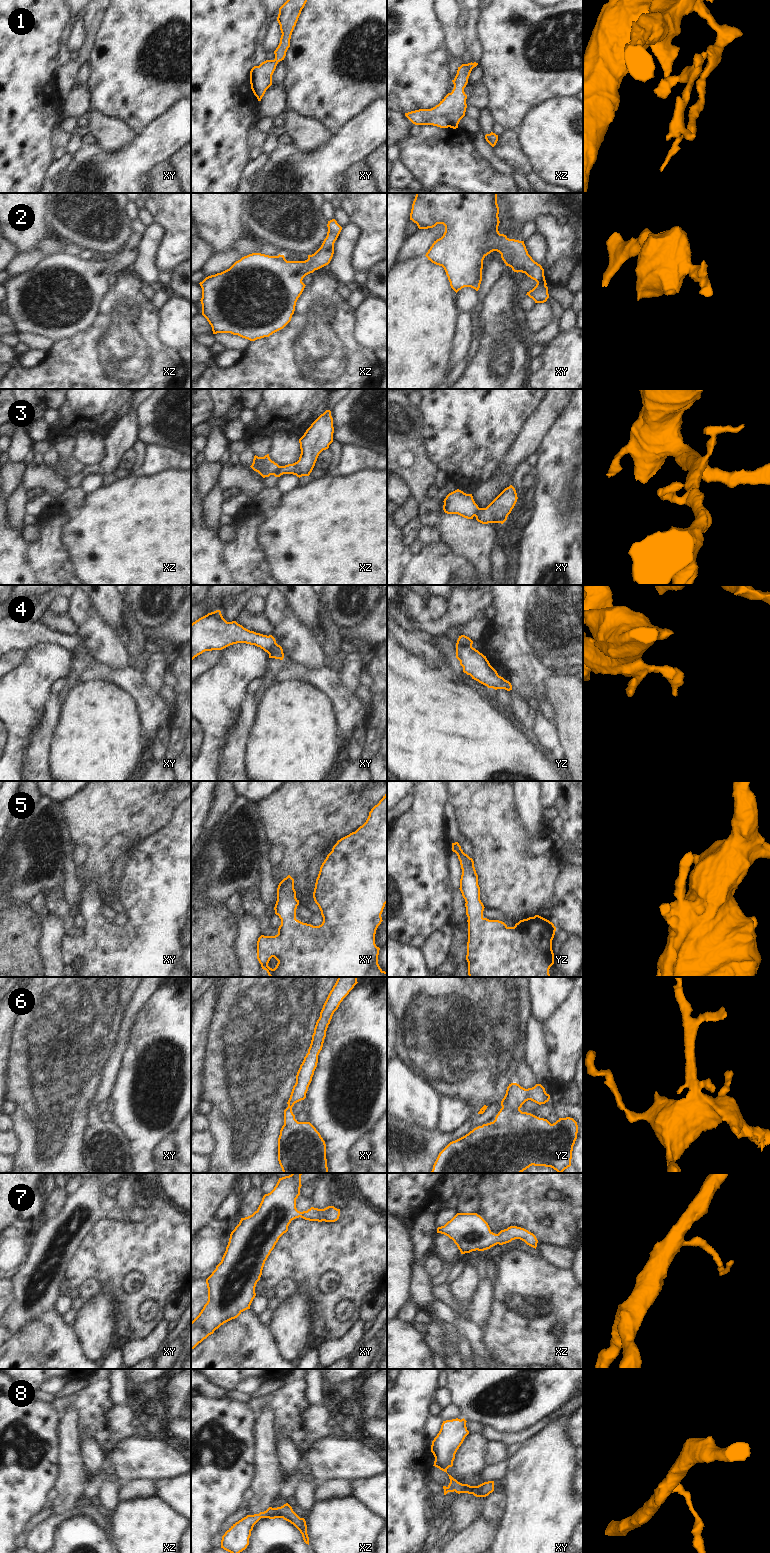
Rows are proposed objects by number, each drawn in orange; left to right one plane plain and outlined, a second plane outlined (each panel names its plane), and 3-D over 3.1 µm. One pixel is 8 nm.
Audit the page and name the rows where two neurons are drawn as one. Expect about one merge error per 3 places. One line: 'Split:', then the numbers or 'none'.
Split: 3, 4.

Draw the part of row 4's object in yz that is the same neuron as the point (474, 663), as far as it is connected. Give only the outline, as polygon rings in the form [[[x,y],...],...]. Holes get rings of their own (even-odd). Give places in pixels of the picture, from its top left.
[[[456,646],[456,658],[460,661],[463,672],[470,675],[472,679],[495,690],[512,690],[511,683],[499,676],[486,656],[472,646]]]

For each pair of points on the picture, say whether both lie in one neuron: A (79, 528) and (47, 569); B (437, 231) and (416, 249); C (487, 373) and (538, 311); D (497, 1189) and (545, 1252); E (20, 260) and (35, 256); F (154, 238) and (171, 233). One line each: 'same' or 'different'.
A: different
B: same
C: different
D: different
E: same
F: different

